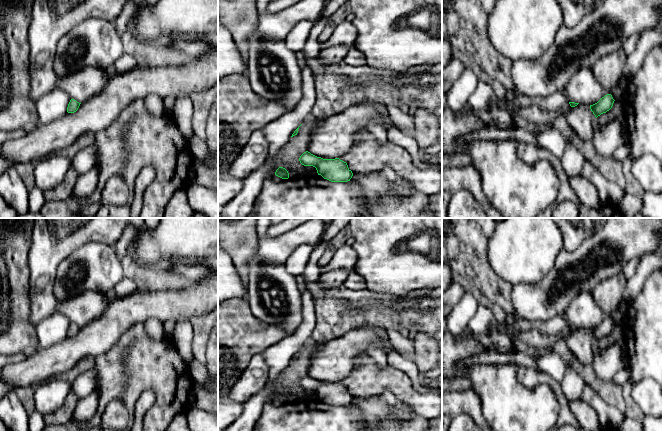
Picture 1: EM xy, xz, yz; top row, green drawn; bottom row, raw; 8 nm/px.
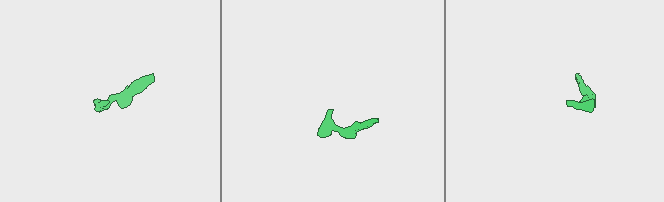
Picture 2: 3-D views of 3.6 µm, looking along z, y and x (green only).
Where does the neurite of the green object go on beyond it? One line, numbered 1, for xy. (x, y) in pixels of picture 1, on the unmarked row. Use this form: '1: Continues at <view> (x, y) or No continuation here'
1: No continuation here

